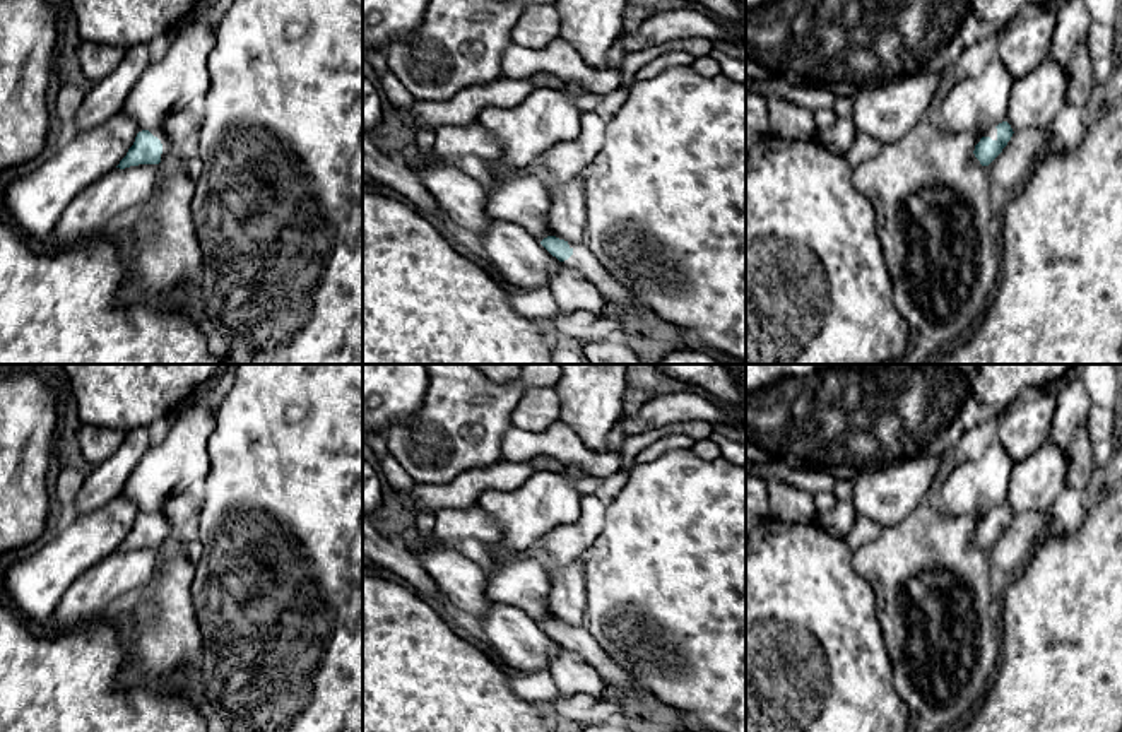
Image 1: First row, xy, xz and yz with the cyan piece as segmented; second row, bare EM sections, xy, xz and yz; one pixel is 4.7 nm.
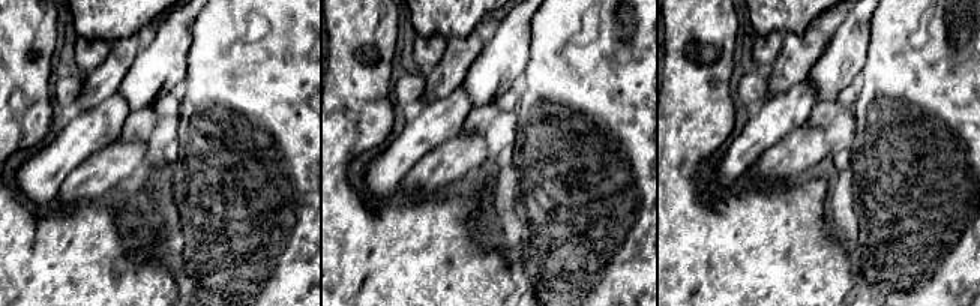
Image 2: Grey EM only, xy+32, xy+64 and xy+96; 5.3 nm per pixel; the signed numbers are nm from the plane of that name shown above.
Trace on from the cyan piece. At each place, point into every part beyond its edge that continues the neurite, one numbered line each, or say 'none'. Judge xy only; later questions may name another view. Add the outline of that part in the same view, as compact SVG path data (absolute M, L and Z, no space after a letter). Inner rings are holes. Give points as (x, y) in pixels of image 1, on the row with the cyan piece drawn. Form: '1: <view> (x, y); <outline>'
1: xy (159, 132); M159 127L159 128L152 128L149 130L154 137L157 137L162 144L162 154L161 154L161 161L169 154L171 151L171 142L168 139L168 133L166 133L166 127Z

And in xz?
1: xz (584, 260); M585 243L568 245L573 250L573 255L568 260L561 262L561 265L575 269L580 274L583 274L599 289L605 301L628 311L645 310L638 303L638 299L612 277L612 274L588 250Z

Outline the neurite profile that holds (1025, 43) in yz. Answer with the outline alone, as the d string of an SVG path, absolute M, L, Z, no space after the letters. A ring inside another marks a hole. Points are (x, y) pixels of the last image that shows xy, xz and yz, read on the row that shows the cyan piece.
M1035 7L1006 27L997 58L1016 80L1035 70L1048 55L1057 27L1057 9Z

